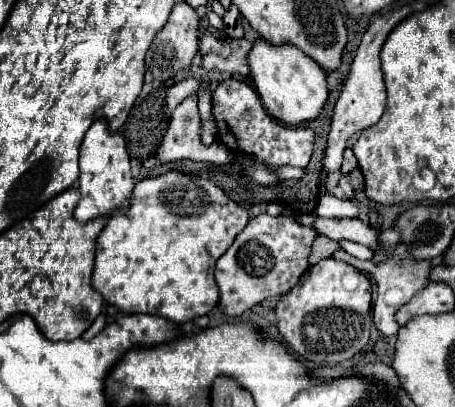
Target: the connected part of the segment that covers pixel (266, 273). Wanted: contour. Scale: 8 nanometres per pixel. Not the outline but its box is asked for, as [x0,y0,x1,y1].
[214,213,316,317]

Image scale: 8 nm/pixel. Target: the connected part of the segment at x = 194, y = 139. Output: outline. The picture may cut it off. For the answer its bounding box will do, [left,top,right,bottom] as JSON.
[158,97,232,165]

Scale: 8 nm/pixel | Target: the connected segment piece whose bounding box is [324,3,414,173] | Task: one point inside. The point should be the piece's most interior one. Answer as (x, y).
(360, 105)

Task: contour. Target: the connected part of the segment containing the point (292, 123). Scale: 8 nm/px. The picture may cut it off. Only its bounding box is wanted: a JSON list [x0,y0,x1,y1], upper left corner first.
[248,39,328,127]

